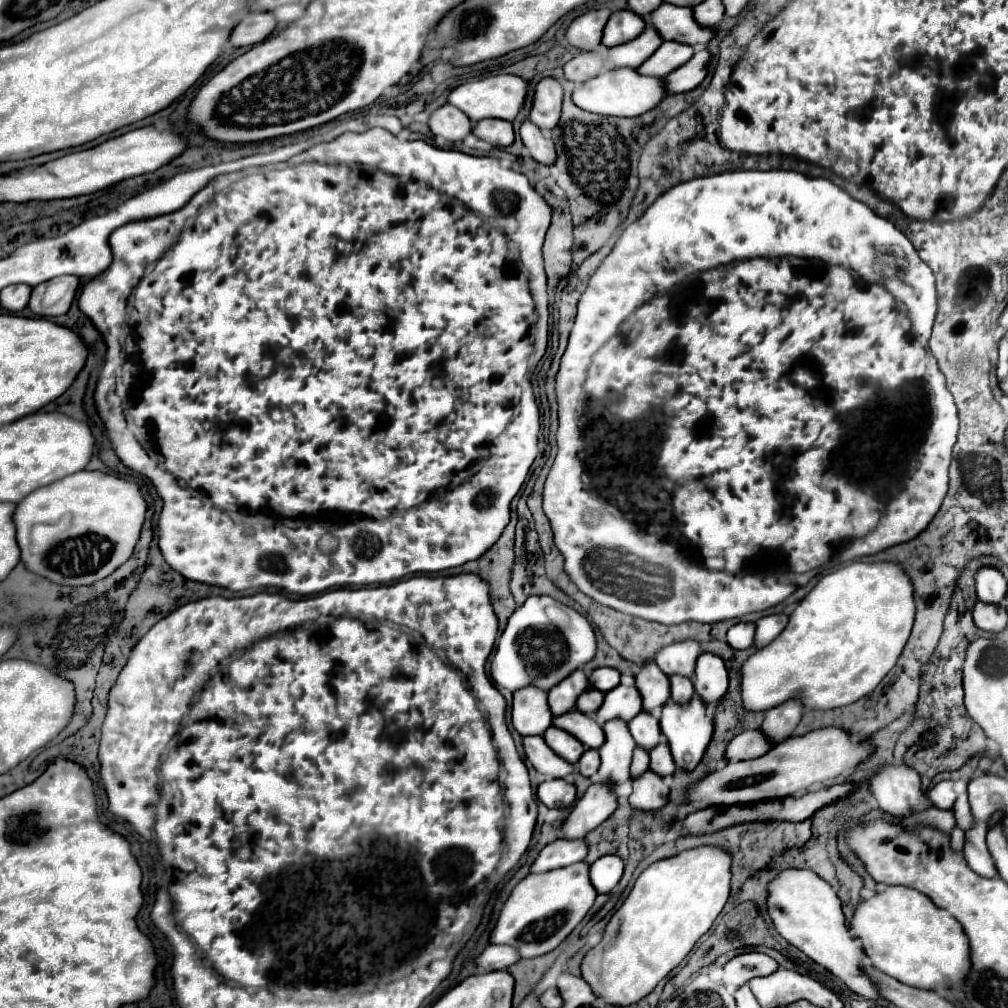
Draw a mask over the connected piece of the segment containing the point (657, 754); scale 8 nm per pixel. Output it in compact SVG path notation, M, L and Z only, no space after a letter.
M661 742L657 748L653 748L649 752L649 756L651 756L651 764L649 764L651 772L657 772L663 778L675 774L675 762L673 762L673 756L669 752L667 742Z

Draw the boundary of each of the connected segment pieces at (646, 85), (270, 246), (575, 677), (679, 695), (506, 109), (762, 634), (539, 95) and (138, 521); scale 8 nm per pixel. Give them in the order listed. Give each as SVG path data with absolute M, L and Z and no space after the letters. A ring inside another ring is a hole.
M613 68L583 84L581 90L573 92L573 102L593 114L603 116L625 116L635 118L653 110L665 98L665 80L655 76L641 76L635 68Z
M369 128L367 132L361 132L361 134L355 134L355 132L345 132L341 134L339 138L331 140L331 142L321 142L321 144L315 144L311 148L307 148L305 152L293 156L289 162L287 168L275 168L275 170L267 170L267 168L259 168L257 172L251 172L251 174L245 174L241 176L239 180L233 182L233 174L225 174L225 176L217 176L215 180L211 180L205 188L201 188L181 210L177 212L171 212L171 214L163 214L163 216L155 216L155 218L145 218L145 220L133 220L129 222L127 226L121 226L117 228L111 238L109 238L109 244L113 248L113 264L109 266L109 270L97 278L93 278L89 284L83 286L83 292L79 296L79 308L85 316L91 318L91 322L95 324L95 328L99 328L99 332L103 334L105 342L107 342L107 358L105 358L105 366L102 366L101 374L99 374L99 382L97 382L97 390L95 390L95 404L97 404L97 412L99 416L103 418L105 426L107 426L107 432L109 432L109 438L111 438L111 444L117 452L117 456L121 456L123 464L127 464L131 470L137 470L141 474L145 474L157 488L157 492L161 494L163 498L163 512L161 512L161 518L159 518L159 548L163 552L163 558L167 560L167 564L177 570L181 576L185 576L187 580L195 580L195 582L203 582L203 584L211 584L211 586L221 586L221 588L229 588L233 592L241 592L241 590L249 590L249 588L281 588L285 592L291 592L291 594L299 594L299 596L313 596L313 594L321 594L329 588L339 588L339 586L365 586L365 584L389 584L393 580L401 580L409 574L415 574L415 572L439 572L439 570L447 570L447 568L455 568L455 566L461 566L469 560L477 560L485 550L489 550L501 536L501 532L505 530L505 524L509 524L509 514L511 514L511 500L515 498L515 494L519 492L519 488L523 486L527 474L529 474L529 468L533 464L533 460L537 458L539 454L539 446L537 446L537 436L539 436L539 408L537 408L537 402L535 402L535 394L533 394L533 388L531 388L531 377L534 373L532 367L529 364L533 364L535 360L539 362L541 356L531 356L533 352L533 342L535 338L531 336L529 328L535 324L535 320L539 322L541 316L535 318L535 304L537 304L537 312L541 312L541 280L545 280L545 272L543 272L543 256L541 256L541 246L543 246L543 240L545 240L545 232L551 224L551 208L549 204L543 200L543 196L529 184L527 176L521 174L521 172L515 172L511 168L503 168L499 164L497 158L477 158L477 156L469 156L469 154L463 154L463 152L455 152L455 150L441 150L441 148L435 148L423 140L399 140L397 136L393 136L391 132L387 132L385 128ZM329 164L367 164L367 166L375 166L375 168L365 168L365 166L329 166ZM465 174L465 180L461 180L461 188L465 188L465 204L469 204L469 200L473 200L473 208L467 208L467 206L455 198L455 196L443 196L439 192L443 192L445 184L443 182L449 182L449 180L459 180L459 176ZM493 228L499 228L521 252L521 262L525 264L525 268L529 270L529 284L527 284L527 274L521 272L523 264L519 262L519 258L513 256L513 252L507 248L507 242L505 238ZM135 292L137 294L137 308L133 308L127 316L125 316L125 306L127 306L127 298L129 294ZM123 322L127 324L129 328L129 336L125 338L125 352L127 352L127 358L124 356L119 344L119 334L121 334L121 328L123 328ZM155 428L155 440L157 440L157 458L159 458L159 464L163 464L163 468L159 468L157 464L152 460L148 448L143 448L144 444L150 442L147 441L147 432L153 431ZM237 510L249 510L249 512L273 512L281 518L297 518L297 516L303 516L303 514L313 514L313 512L325 512L325 510L337 510L337 512L343 512L347 514L351 520L347 520L343 526L339 526L335 530L335 536L339 538L337 542L337 548L333 552L321 552L319 550L319 538L325 534L325 526L327 524L321 524L321 520L315 520L313 524L309 526L301 526L297 530L293 528L261 528L261 526L255 526L251 528L253 532L249 532L249 526L245 526L245 522L237 524L229 518L227 512L235 512Z
M583 670L573 672L561 684L551 688L549 690L549 706L551 706L553 716L561 716L569 710L575 710L577 696L581 696L581 692L585 692L587 688L589 688L589 680Z
M669 676L671 680L671 700L677 704L687 704L695 696L695 688L689 678L683 676Z
M497 74L497 76L487 76L481 80L471 80L461 86L457 86L449 94L449 102L457 106L461 112L469 116L471 122L479 122L483 118L501 118L501 120L513 120L527 96L527 80L515 74Z
M771 614L771 616L763 616L759 618L757 624L757 632L755 632L755 646L763 648L767 644L771 644L787 626L789 616L787 614Z
M543 78L535 88L535 100L529 120L541 130L553 130L561 118L563 88L555 78Z
M101 470L75 472L67 478L61 478L59 482L53 482L49 486L31 492L17 504L13 520L17 526L21 560L31 572L45 576L55 584L89 586L101 578L107 578L123 562L127 562L127 558L133 554L139 542L139 534L145 522L145 512L147 512L147 502L141 494L141 488L135 482L117 478L115 474L105 474Z

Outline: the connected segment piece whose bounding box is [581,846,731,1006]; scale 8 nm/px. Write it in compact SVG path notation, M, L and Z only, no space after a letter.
M699 846L685 850L677 856L665 858L649 866L635 882L631 894L623 906L613 914L605 928L603 940L591 948L581 964L581 974L585 982L593 988L595 996L601 996L607 1004L629 1006L647 996L673 968L677 968L683 958L691 952L695 942L711 928L713 920L723 910L729 898L731 884L731 856L725 848Z

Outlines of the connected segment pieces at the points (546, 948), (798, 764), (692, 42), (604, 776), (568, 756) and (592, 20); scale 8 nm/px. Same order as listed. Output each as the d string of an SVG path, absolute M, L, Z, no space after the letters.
M577 862L565 868L529 874L511 892L505 902L497 926L491 934L491 944L509 944L519 950L521 958L533 958L555 950L569 932L583 920L597 898L597 890L589 880L589 864Z
M843 728L811 730L799 738L791 736L777 746L773 746L773 742L767 736L763 736L761 730L741 732L729 742L729 748L725 752L727 760L741 760L741 762L727 762L723 768L707 774L705 780L693 784L687 792L689 808L695 808L697 804L703 806L755 804L763 800L795 796L799 792L811 790L811 784L819 784L819 782L825 784L845 776L849 770L865 762L873 752L875 746L869 744L867 738L851 740L849 732L845 732Z
M661 4L653 14L651 22L663 40L683 42L689 46L707 46L715 36L715 28L699 26L693 8L677 8L673 4Z
M609 720L603 724L605 744L599 748L601 768L597 780L607 780L621 784L629 778L629 764L635 750L635 740L629 736L629 726L625 720Z
M555 726L547 728L543 738L555 754L559 754L563 760L567 760L571 764L575 764L581 758L581 754L585 752L583 744L579 744L579 740L575 740L569 732L565 732L561 728L555 728Z
M609 8L589 10L587 14L579 16L567 28L567 42L579 50L595 50L601 44L601 34L611 16Z

